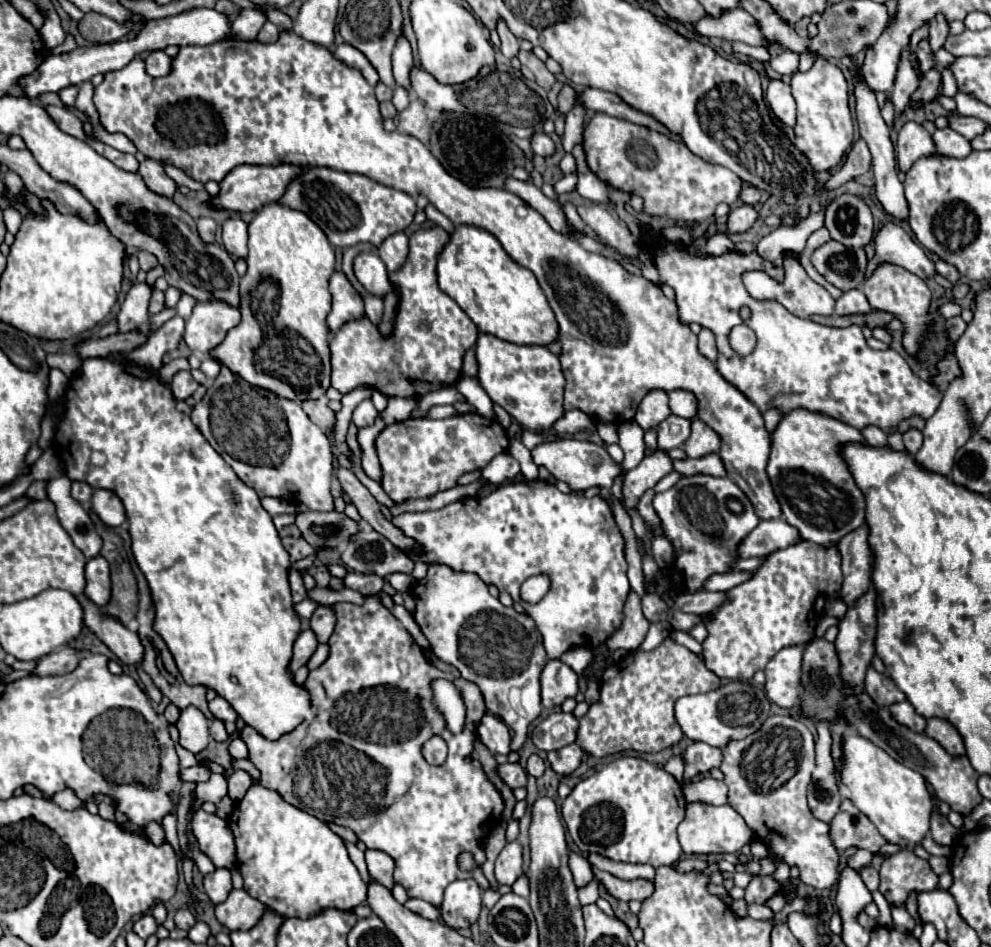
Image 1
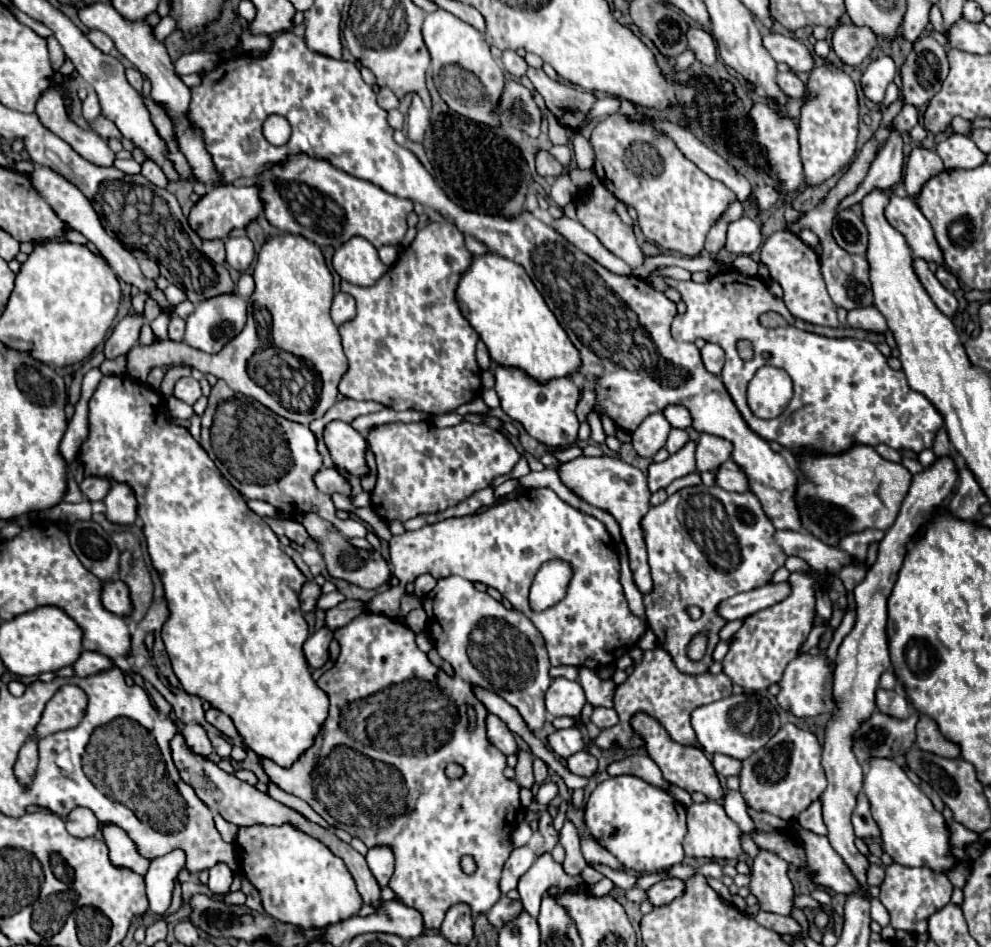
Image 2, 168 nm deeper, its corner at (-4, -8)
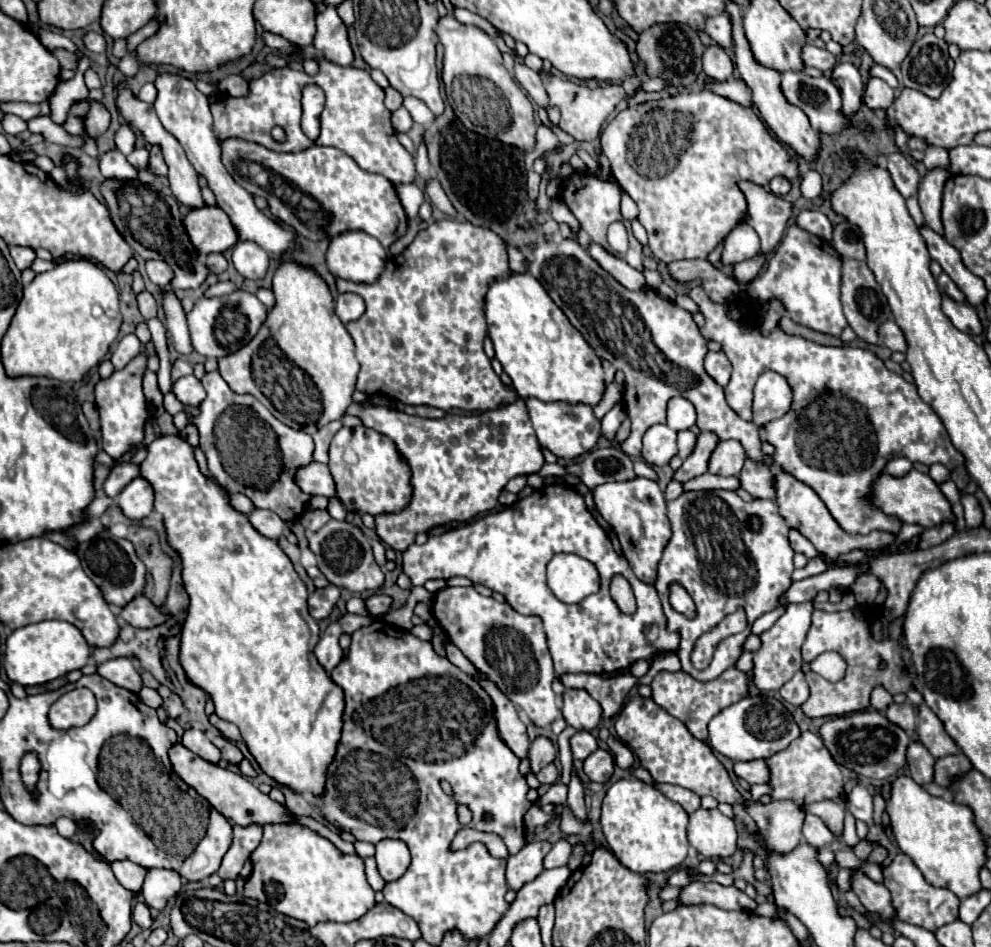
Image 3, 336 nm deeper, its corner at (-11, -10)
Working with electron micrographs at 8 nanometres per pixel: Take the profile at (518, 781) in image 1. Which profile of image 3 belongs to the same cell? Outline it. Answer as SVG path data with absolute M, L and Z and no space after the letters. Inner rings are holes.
M538 736L532 746L530 746L530 752L528 752L528 760L530 760L530 770L532 774L536 774L540 768L544 768L546 764L550 764L556 756L556 750L552 746L552 742L544 736Z

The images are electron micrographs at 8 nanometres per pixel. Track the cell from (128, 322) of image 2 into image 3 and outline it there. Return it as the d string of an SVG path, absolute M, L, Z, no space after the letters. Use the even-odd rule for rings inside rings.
M126 334L126 336L118 342L118 346L116 346L114 354L112 354L112 364L114 364L114 368L116 368L116 370L124 368L134 356L140 354L140 346L142 346L142 344L140 344L140 340L138 340L136 334Z

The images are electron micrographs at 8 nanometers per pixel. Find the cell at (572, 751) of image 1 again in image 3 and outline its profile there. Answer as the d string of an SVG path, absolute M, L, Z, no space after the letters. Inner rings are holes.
M598 748L596 752L592 752L586 760L584 760L584 772L588 774L588 778L592 782L608 782L612 772L614 772L614 760L612 754Z

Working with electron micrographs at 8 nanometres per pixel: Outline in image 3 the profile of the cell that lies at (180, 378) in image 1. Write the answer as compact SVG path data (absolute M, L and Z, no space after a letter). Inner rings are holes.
M184 376L180 378L172 392L176 394L176 398L182 402L182 404L190 404L190 406L198 406L204 396L206 396L206 390L202 386L202 382L196 378L196 376Z

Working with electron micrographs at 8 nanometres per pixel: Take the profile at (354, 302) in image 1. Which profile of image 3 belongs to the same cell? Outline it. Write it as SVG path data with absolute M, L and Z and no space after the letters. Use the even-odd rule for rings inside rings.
M340 294L336 298L336 314L344 324L358 320L364 314L364 310L366 304L358 294Z

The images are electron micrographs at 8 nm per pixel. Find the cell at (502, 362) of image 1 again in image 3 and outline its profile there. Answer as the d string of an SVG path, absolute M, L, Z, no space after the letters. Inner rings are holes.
M526 398L526 408L538 442L564 462L570 462L596 446L596 440L600 436L600 420L594 418L588 404L544 404L542 400Z

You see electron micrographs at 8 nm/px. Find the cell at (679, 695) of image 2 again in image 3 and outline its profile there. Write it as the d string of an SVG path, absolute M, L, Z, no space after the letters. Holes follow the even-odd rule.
M728 668L720 678L712 680L712 682L698 682L694 680L690 674L686 672L658 672L654 676L654 680L650 682L652 688L652 700L662 706L670 716L678 718L694 738L698 740L708 740L708 722L712 716L716 716L722 708L742 700L748 694L748 678L744 672L736 670L736 668Z

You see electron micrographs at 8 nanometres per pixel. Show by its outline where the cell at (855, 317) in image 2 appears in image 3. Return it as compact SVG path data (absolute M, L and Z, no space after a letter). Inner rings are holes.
M886 320L884 324L880 324L878 328L878 340L880 344L888 346L890 350L898 350L898 352L906 352L906 340L902 330L896 326L894 320Z

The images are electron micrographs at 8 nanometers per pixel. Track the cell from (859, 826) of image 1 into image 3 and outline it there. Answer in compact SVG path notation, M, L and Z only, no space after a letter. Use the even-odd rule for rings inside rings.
M854 786L850 794L850 814L856 820L862 820L868 828L874 826L874 804L872 804L872 794L864 786Z

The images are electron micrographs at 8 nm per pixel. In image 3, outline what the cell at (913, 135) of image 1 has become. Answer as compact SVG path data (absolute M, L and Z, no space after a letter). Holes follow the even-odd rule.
M932 168L920 180L918 194L916 194L926 224L938 234L944 232L942 222L940 222L940 206L942 206L942 190L944 190L944 184L948 178L950 178L950 174L946 168Z

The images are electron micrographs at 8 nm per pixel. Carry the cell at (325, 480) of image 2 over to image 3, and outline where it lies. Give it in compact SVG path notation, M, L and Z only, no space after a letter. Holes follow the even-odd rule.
M312 462L306 468L300 468L296 474L296 484L308 494L320 494L332 498L336 494L336 484L326 464Z

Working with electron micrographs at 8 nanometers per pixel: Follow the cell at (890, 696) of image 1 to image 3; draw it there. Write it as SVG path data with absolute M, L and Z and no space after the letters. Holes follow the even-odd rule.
M892 702L886 710L886 716L888 716L888 720L892 720L900 728L904 728L908 734L916 728L916 714L914 714L914 708L910 702L904 702L904 704Z

